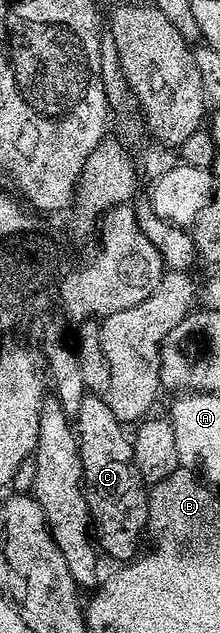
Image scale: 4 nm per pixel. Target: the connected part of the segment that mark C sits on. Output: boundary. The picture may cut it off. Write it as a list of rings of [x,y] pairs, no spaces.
[[[84,393],[80,410],[73,415],[73,429],[79,440],[83,495],[91,514],[94,541],[104,555],[107,553],[116,558],[116,563],[126,564],[140,553],[139,537],[143,538],[148,529],[148,487],[135,463],[132,439],[128,431],[127,434],[123,431],[126,430],[124,423],[113,416],[113,408],[109,408],[102,394]]]

